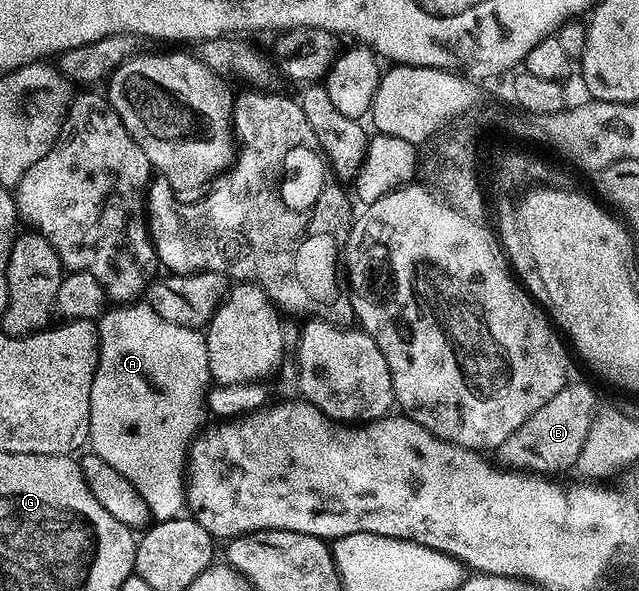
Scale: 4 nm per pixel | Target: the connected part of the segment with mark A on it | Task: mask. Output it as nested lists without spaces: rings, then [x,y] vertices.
[[[132,302],[126,306],[116,307],[114,310],[116,312],[104,311],[97,321],[99,326],[99,361],[97,362],[97,374],[93,378],[93,394],[91,395],[89,448],[90,451],[96,452],[101,458],[105,458],[105,462],[109,462],[109,466],[113,466],[113,470],[117,470],[125,478],[129,478],[129,482],[133,482],[133,486],[137,486],[137,493],[143,496],[143,500],[147,502],[152,517],[156,521],[176,519],[182,513],[180,510],[184,509],[186,503],[185,469],[187,453],[192,440],[204,427],[203,412],[205,413],[207,393],[213,384],[209,370],[207,338],[200,329],[177,326],[177,322],[169,322],[165,318],[161,318],[161,314],[152,310],[150,303],[147,302]]]

